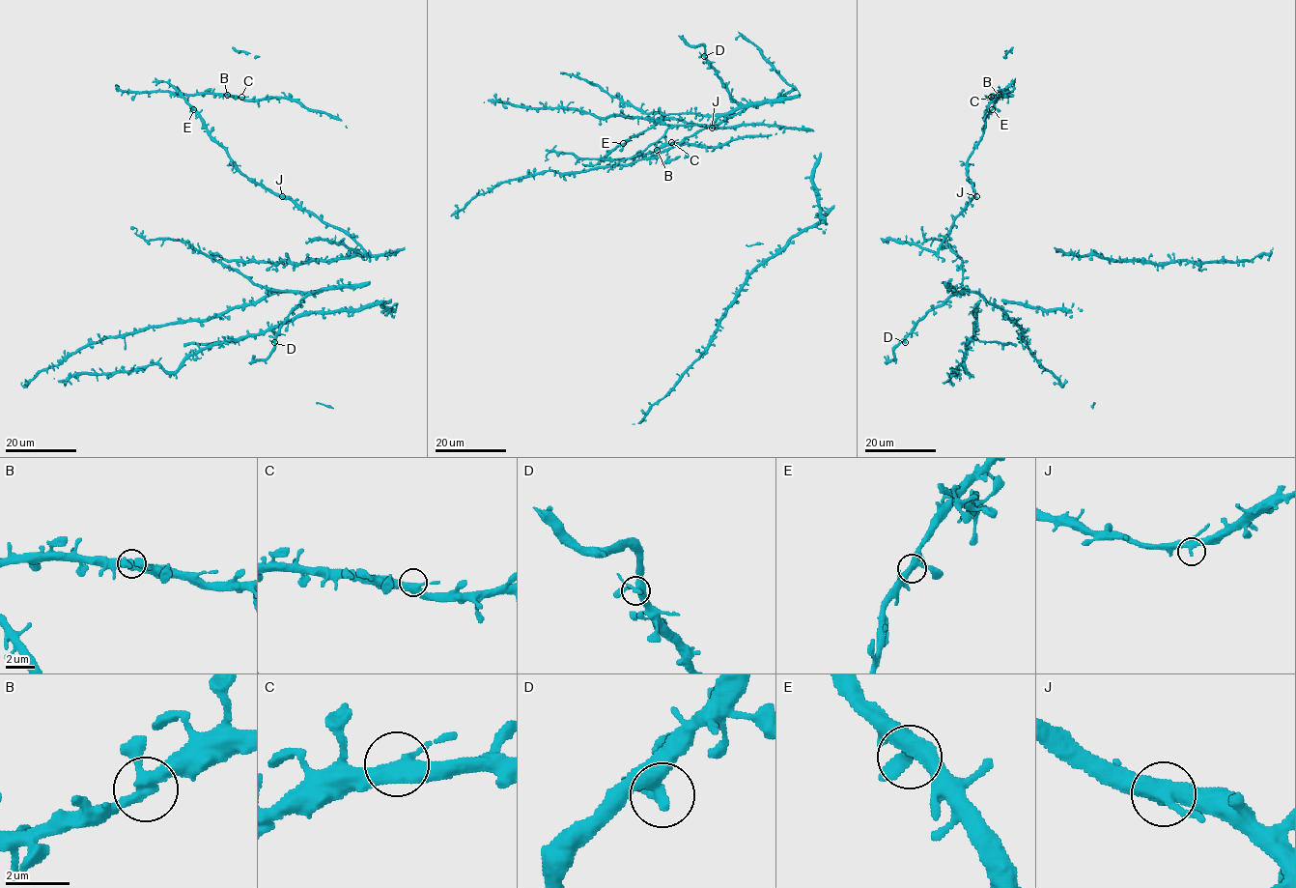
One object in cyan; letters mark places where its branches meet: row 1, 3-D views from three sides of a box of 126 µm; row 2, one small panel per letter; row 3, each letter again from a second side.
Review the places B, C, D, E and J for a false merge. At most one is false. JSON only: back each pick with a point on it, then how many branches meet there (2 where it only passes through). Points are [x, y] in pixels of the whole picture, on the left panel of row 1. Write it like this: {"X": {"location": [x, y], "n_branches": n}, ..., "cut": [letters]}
{"cut": []}

